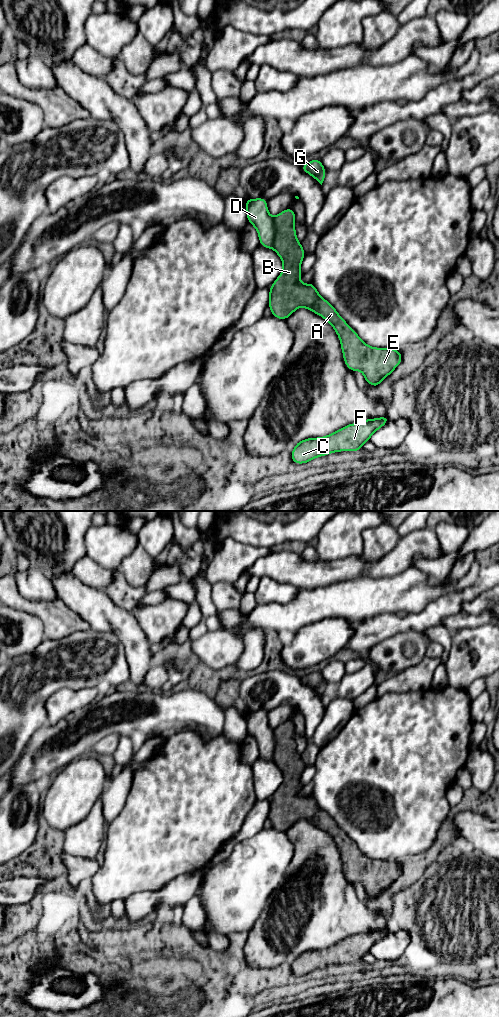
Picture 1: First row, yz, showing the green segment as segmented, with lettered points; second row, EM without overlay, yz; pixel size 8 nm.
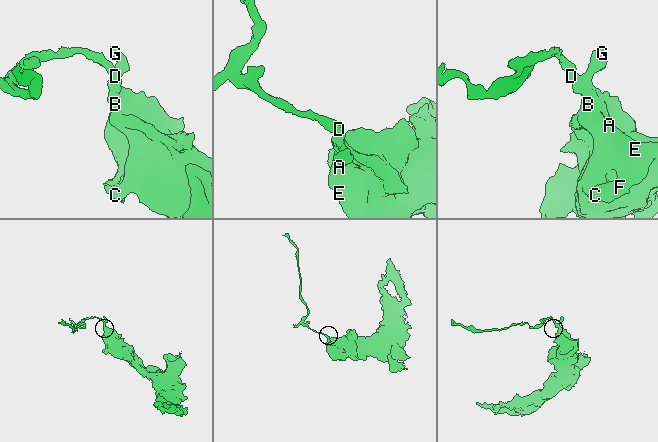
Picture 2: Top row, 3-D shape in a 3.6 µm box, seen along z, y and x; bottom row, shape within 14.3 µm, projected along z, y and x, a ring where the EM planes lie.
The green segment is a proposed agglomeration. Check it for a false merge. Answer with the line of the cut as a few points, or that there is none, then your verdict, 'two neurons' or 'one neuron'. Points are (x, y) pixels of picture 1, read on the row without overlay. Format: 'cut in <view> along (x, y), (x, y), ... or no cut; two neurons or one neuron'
cut in yz along (274, 730), (274, 752), (272, 759); two neurons

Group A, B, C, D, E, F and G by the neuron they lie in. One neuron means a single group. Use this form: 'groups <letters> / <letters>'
groups A B C E F G / D

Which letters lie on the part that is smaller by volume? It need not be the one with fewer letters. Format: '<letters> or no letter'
D

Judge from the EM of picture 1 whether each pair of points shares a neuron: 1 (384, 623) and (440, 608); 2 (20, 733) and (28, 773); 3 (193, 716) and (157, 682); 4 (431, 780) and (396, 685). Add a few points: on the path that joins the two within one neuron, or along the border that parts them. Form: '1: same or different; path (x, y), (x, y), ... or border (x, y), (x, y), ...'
1: same; path (398, 623), (420, 621), (426, 618)
2: different; border (37, 729), (25, 744), (19, 758), (11, 768)
3: different; border (142, 688), (159, 692)
4: different; border (421, 690), (386, 692), (378, 696)

